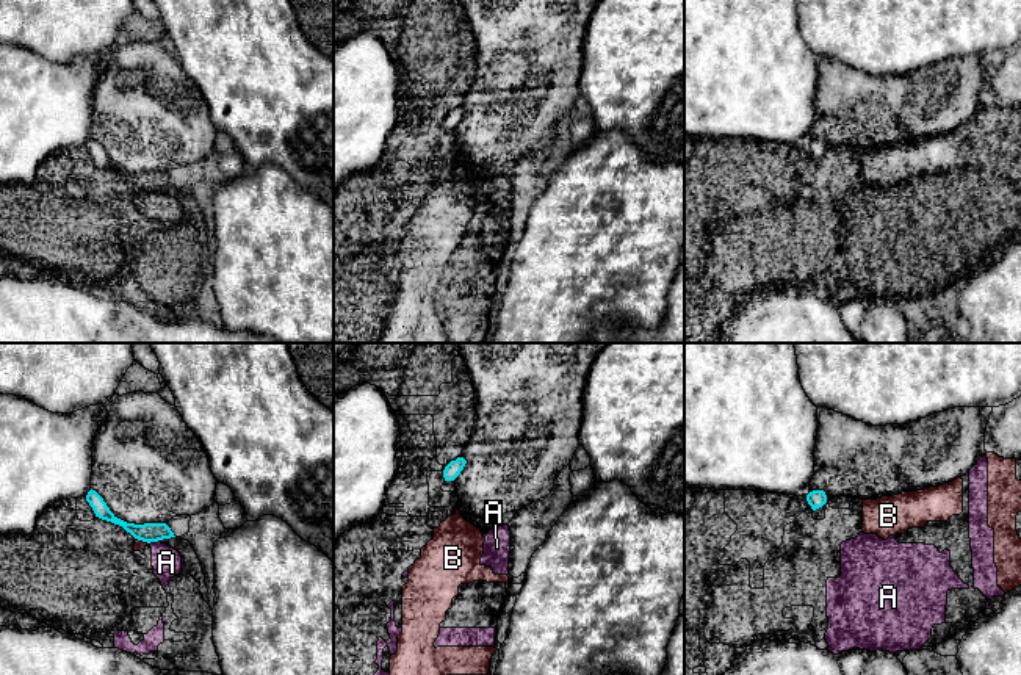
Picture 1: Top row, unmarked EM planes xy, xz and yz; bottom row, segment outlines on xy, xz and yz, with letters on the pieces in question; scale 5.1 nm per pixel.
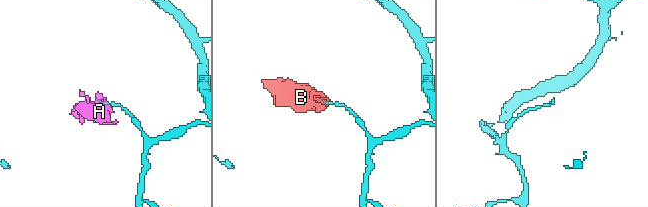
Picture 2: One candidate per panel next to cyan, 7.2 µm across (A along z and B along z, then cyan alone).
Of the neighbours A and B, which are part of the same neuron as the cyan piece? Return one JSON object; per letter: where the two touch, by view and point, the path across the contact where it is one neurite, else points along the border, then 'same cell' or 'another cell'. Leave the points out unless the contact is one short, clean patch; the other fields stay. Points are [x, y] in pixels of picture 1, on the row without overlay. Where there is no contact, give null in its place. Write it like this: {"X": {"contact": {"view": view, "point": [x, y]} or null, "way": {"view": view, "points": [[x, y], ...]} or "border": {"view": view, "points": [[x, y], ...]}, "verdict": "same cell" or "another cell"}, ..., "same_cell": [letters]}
{"A": {"contact": {"view": "xy", "point": [152, 190]}, "border": {"view": "xy", "points": [[157, 190], [149, 191]]}, "verdict": "another cell"}, "B": {"contact": {"view": "xy", "point": [143, 190]}, "border": {"view": "xy", "points": [[137, 187], [147, 191]]}, "verdict": "another cell"}, "same_cell": []}

